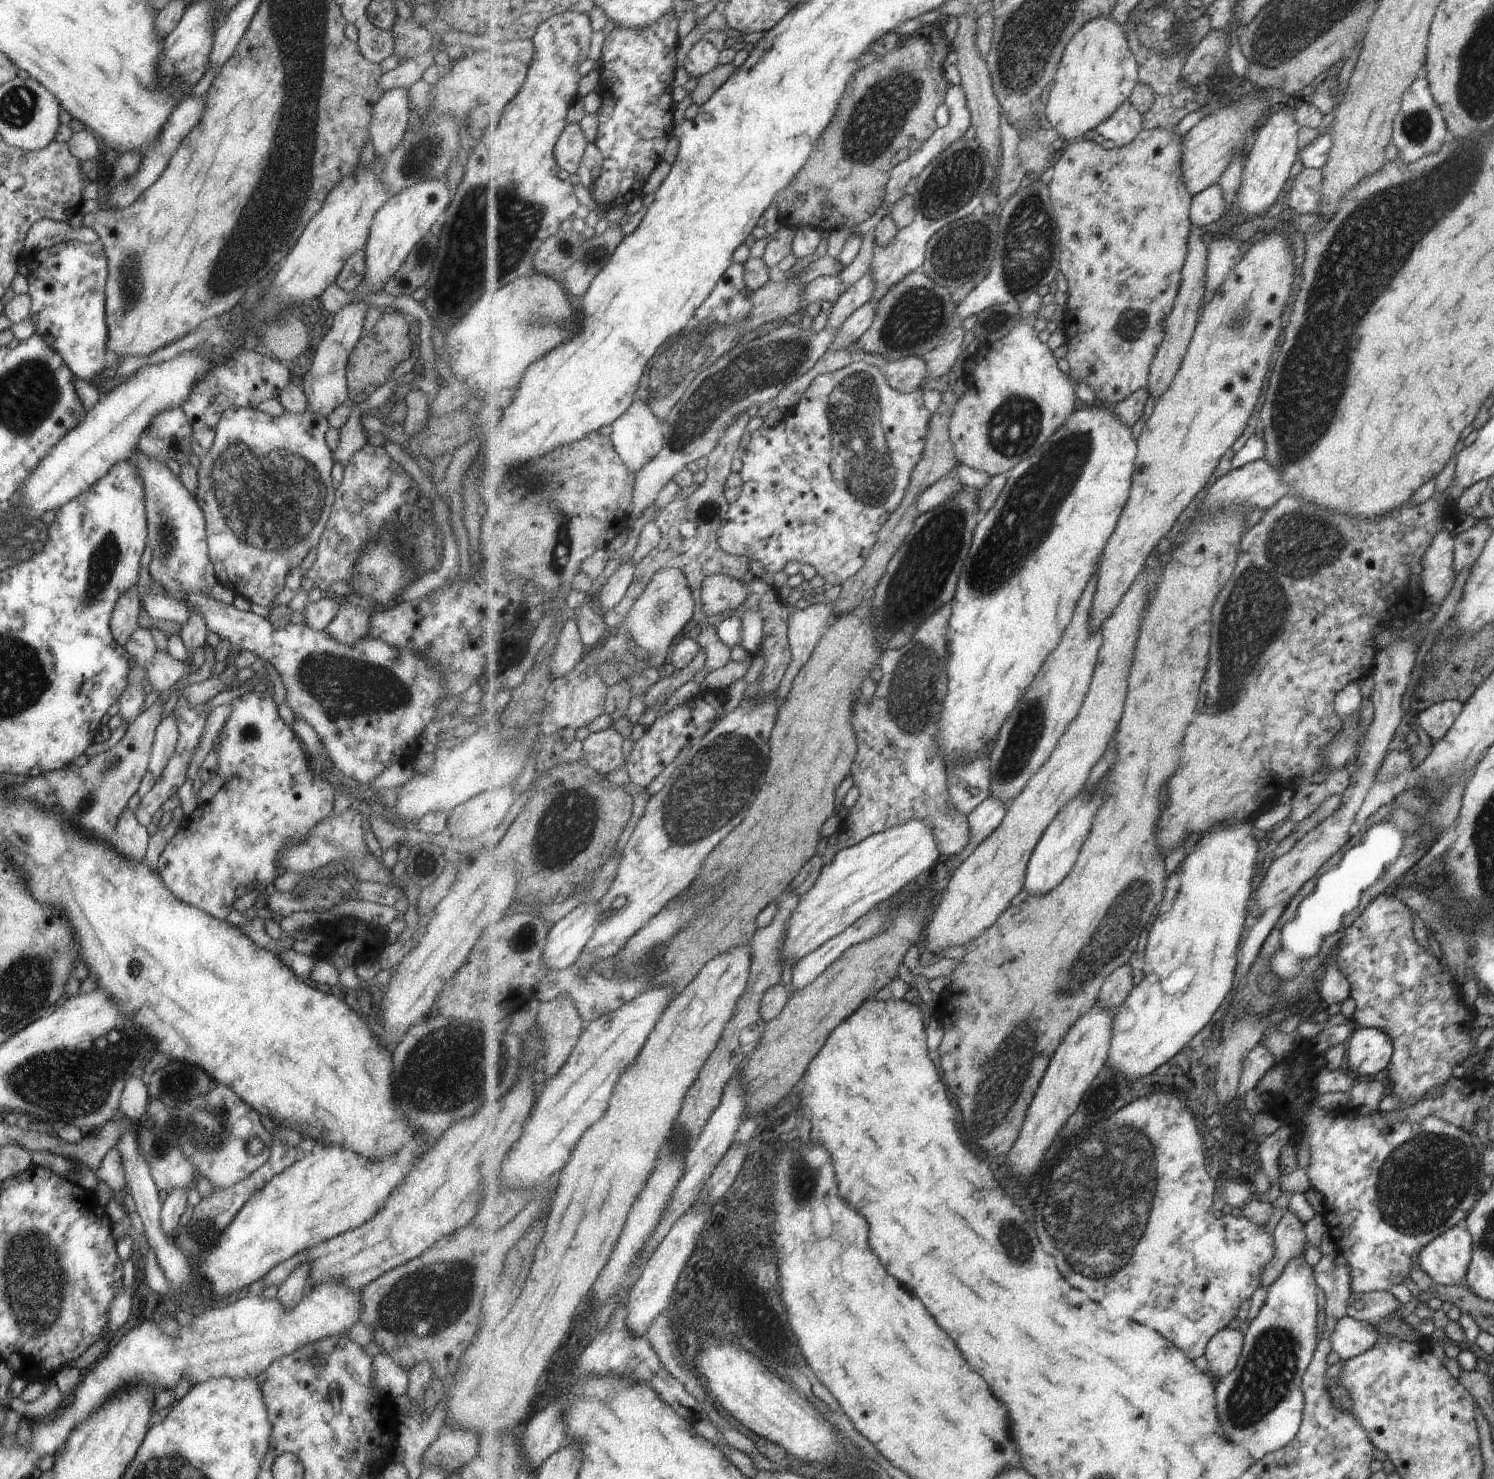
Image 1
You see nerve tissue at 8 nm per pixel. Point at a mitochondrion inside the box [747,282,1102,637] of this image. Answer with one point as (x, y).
(1016, 533)

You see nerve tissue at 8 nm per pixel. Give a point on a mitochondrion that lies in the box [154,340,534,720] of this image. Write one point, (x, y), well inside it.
(272, 499)

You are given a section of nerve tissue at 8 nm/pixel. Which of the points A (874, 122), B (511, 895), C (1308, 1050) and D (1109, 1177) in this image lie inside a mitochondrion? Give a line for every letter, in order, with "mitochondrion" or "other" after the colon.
A: mitochondrion
B: other
C: other
D: mitochondrion

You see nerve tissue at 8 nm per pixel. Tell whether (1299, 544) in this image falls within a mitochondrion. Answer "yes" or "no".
yes

